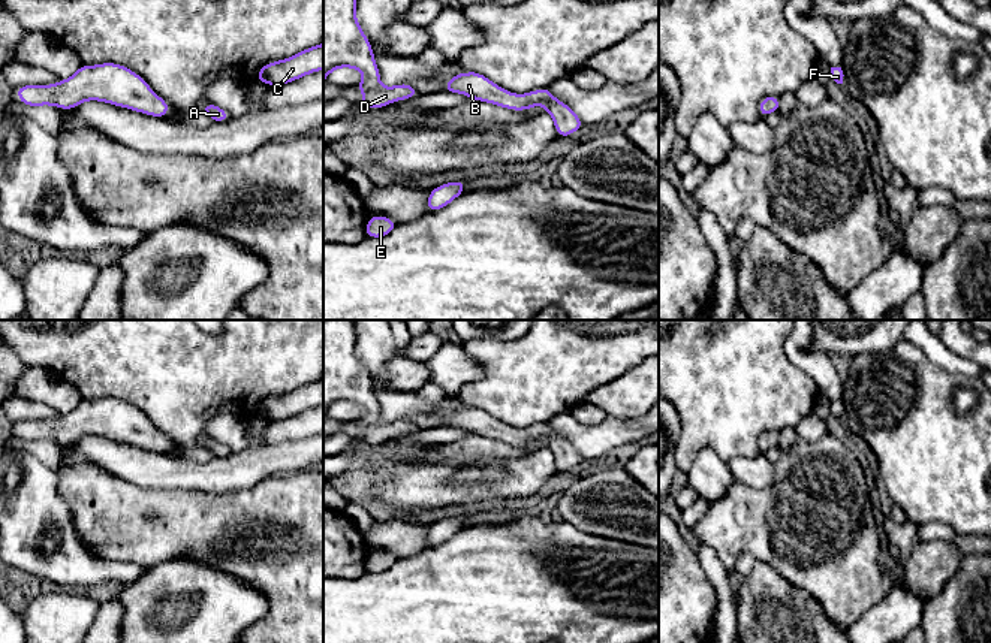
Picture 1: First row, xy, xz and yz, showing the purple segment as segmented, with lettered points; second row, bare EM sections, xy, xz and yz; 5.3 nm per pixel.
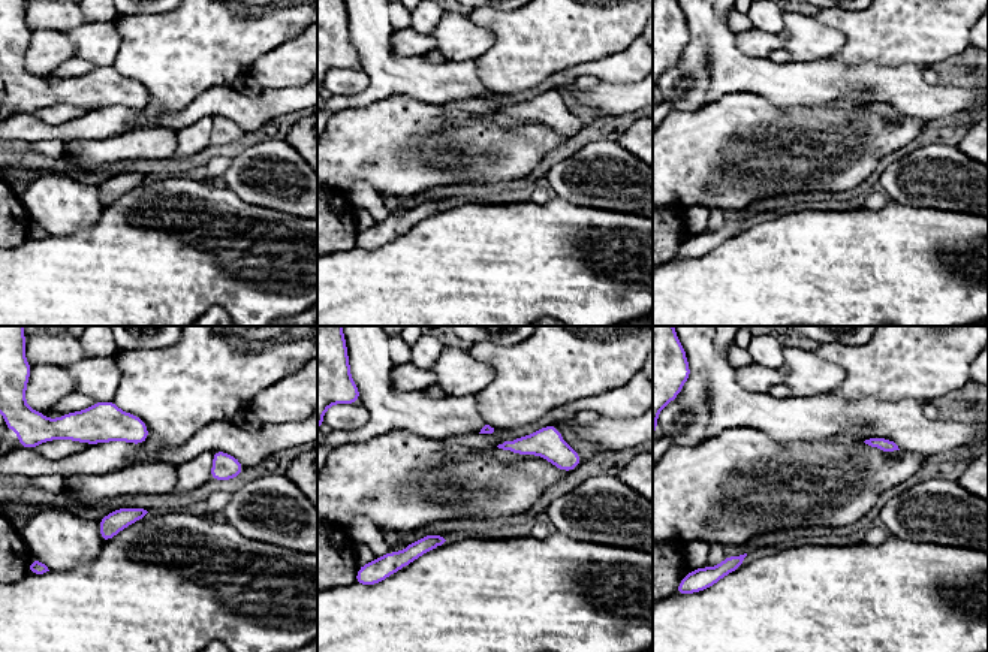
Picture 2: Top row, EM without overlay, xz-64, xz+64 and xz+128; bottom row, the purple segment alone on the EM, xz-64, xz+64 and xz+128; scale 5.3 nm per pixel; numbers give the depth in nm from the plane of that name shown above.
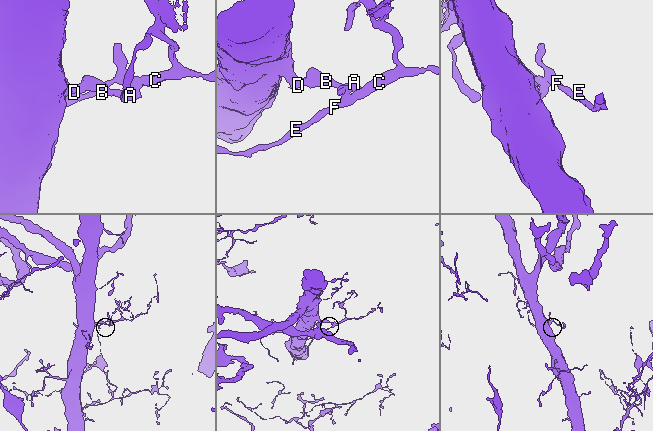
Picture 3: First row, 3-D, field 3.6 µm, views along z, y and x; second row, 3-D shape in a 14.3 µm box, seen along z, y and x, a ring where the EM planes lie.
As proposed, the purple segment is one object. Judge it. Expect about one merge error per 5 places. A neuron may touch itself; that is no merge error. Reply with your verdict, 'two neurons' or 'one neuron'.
one neuron

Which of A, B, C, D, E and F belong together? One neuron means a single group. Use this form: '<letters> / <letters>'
A B C D E F

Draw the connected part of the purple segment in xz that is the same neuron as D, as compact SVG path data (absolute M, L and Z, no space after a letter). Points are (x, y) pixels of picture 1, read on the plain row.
M323 320L323 419L326 417L326 410L340 402L356 404L365 411L355 420L364 429L361 435L361 441L364 443L379 444L389 438L419 431L412 419L380 420L380 408L373 381L356 354L355 320Z

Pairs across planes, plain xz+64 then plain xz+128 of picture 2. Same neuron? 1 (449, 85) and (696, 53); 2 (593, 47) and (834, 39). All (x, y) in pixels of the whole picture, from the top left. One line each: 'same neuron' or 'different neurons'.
1: different neurons
2: different neurons

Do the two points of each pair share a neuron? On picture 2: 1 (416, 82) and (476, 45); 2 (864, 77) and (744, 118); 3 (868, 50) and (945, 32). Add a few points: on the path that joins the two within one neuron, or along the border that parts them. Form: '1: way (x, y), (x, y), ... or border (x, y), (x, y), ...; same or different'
1: border (446, 59), (472, 60); different
2: border (747, 90), (780, 106), (815, 106); different
3: way (888, 32), (925, 32); same

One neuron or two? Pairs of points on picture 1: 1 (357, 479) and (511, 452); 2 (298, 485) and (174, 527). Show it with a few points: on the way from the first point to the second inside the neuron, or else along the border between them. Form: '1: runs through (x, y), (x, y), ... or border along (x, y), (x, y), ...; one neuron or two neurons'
1: border along (430, 450), (430, 456), (437, 462), (500, 459); two neurons
2: runs through (267, 509), (244, 509), (234, 519), (205, 525); one neuron

